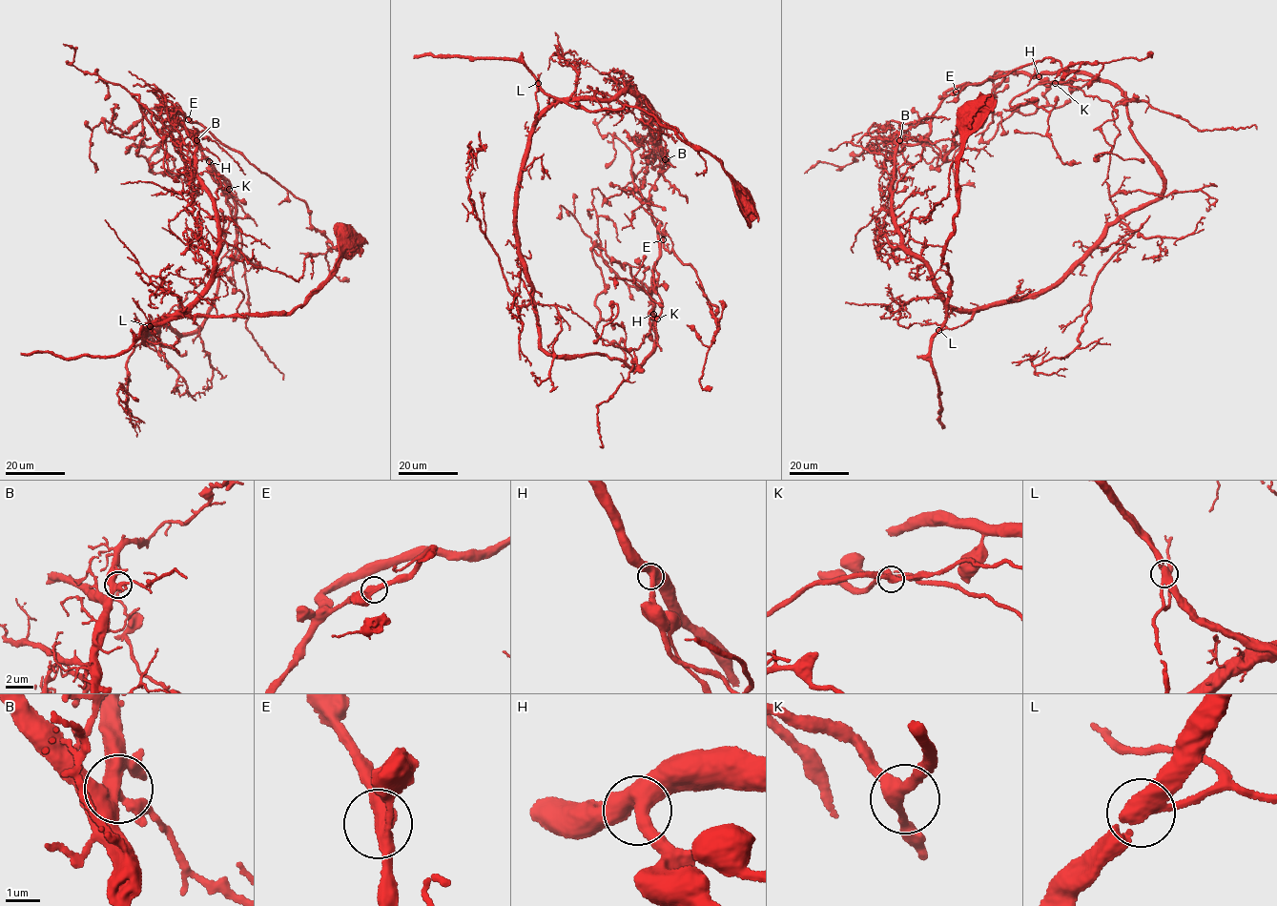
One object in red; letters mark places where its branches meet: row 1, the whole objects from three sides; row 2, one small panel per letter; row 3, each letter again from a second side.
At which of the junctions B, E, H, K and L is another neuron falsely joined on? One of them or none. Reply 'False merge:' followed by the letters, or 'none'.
False merge: L

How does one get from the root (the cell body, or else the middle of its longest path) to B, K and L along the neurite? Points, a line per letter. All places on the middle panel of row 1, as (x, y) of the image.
B: (746, 195), (715, 157), (652, 115), (626, 105), (589, 113), (578, 101), (631, 90), (643, 96), (665, 159)
K: (746, 195), (642, 110), (542, 112), (515, 212), (541, 346), (634, 368), (657, 319)
L: (746, 195), (715, 157), (688, 144), (642, 110), (626, 105), (589, 113), (551, 97), (538, 83)

